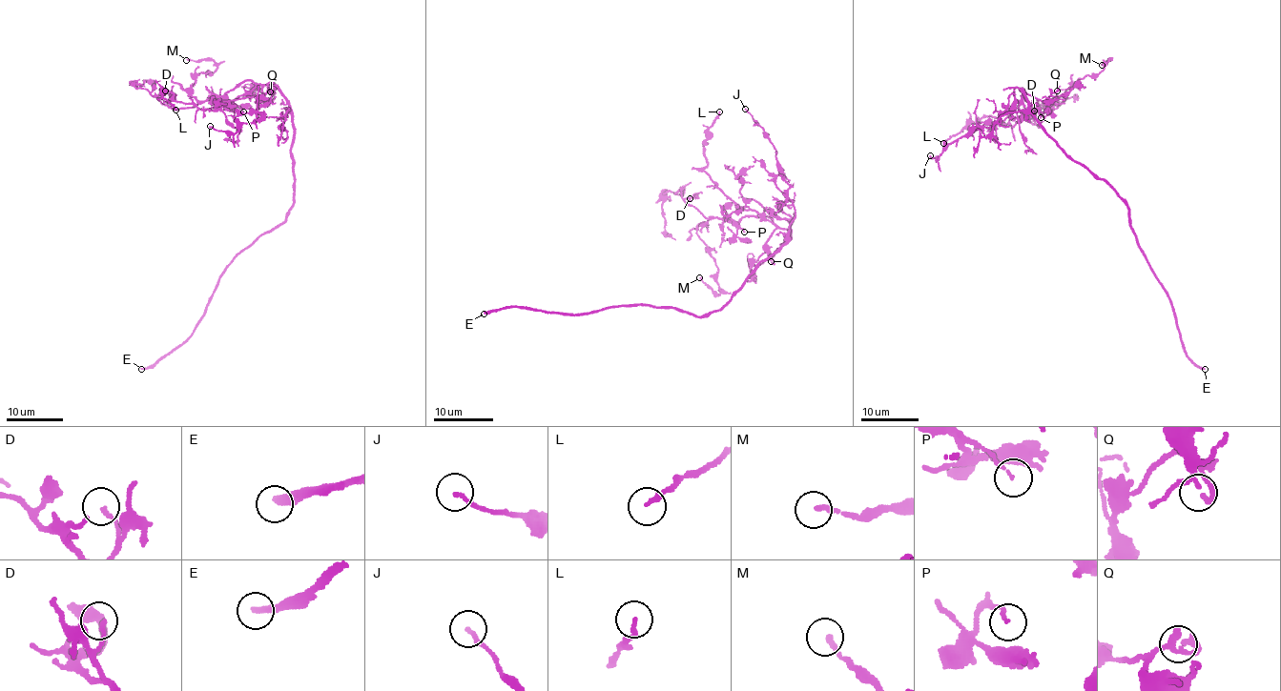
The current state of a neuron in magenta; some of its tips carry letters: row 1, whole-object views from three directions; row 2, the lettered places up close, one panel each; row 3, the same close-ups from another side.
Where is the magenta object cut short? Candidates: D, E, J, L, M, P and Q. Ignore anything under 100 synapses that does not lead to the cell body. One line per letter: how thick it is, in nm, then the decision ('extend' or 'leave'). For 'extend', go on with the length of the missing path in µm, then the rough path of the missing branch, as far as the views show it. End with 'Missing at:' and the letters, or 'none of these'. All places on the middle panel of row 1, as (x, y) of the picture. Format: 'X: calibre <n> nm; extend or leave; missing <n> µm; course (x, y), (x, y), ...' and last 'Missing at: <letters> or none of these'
D: calibre 150 nm; leave
E: calibre 300 nm; extend; missing 130 µm
J: calibre 160 nm; leave
L: calibre 170 nm; leave
M: calibre 200 nm; leave
P: calibre 110 nm; leave
Q: calibre 280 nm; leave
Missing at: E

